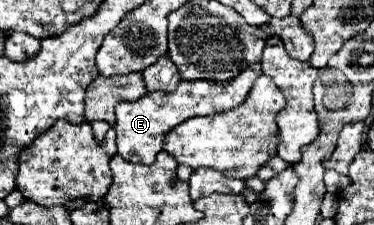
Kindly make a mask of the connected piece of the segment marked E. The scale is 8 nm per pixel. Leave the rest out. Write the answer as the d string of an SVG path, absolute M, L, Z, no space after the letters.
M251 65L241 75L237 75L231 83L225 83L225 85L215 85L211 81L181 81L173 93L153 91L153 93L145 93L137 101L119 103L117 105L117 125L115 125L119 155L131 163L151 165L163 147L163 139L167 131L171 131L173 127L177 127L179 123L191 117L213 115L213 113L229 111L241 105L247 99L259 75L261 75L261 65Z

